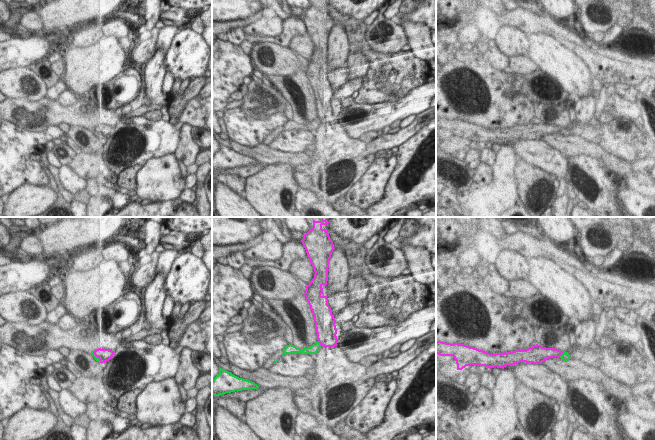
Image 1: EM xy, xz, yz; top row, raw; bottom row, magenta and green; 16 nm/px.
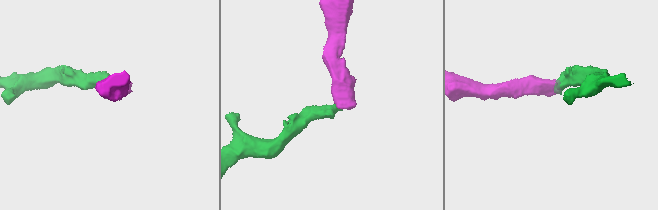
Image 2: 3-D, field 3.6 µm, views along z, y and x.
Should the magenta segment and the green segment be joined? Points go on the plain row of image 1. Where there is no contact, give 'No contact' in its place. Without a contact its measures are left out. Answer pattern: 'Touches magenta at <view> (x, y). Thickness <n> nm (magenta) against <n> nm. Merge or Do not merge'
Touches magenta at yz (561, 130). Thickness 190 nm (magenta) against 130 nm. Do not merge

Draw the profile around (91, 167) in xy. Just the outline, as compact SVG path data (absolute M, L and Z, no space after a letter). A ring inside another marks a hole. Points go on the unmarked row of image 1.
M81 152L76 154L68 166L81 178L87 181L97 181L99 186L107 185L112 170L104 161L103 156Z

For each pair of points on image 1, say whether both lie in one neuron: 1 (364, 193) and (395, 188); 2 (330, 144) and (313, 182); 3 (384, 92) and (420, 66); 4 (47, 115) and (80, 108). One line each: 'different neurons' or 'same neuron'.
1: different neurons
2: same neuron
3: same neuron
4: same neuron

